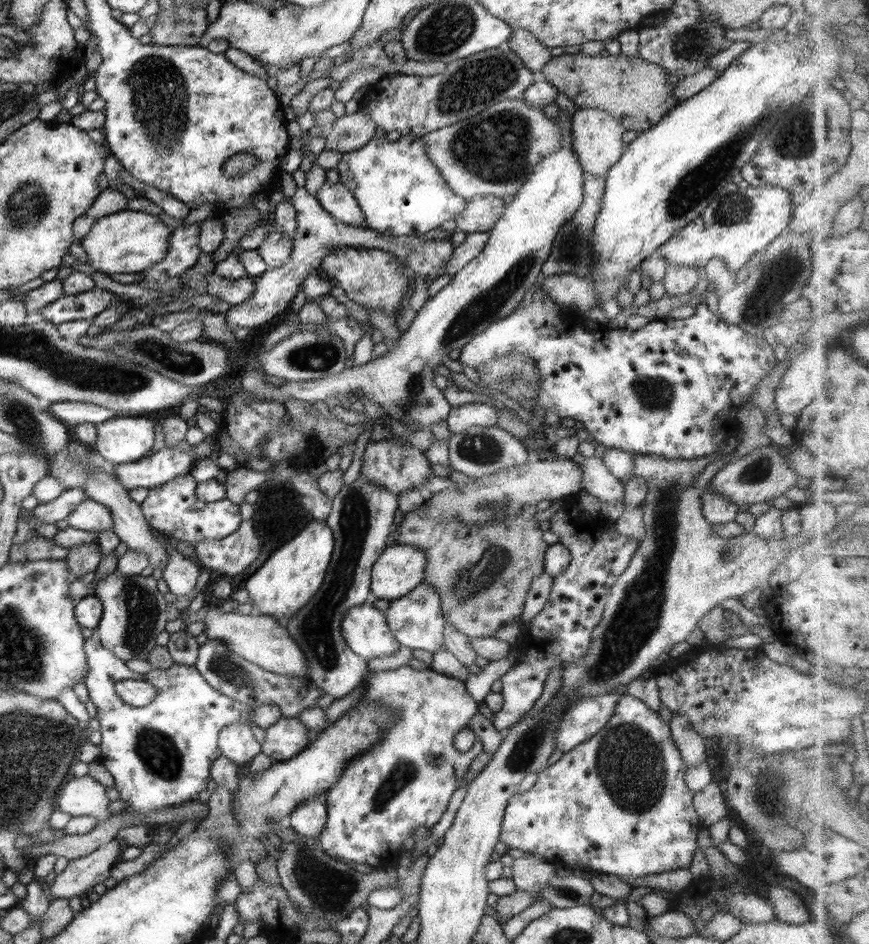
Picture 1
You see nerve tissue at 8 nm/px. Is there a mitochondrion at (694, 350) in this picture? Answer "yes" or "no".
no

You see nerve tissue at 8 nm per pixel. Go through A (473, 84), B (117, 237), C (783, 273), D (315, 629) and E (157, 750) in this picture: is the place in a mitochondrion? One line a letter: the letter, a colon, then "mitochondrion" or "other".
A: mitochondrion
B: other
C: mitochondrion
D: mitochondrion
E: mitochondrion

